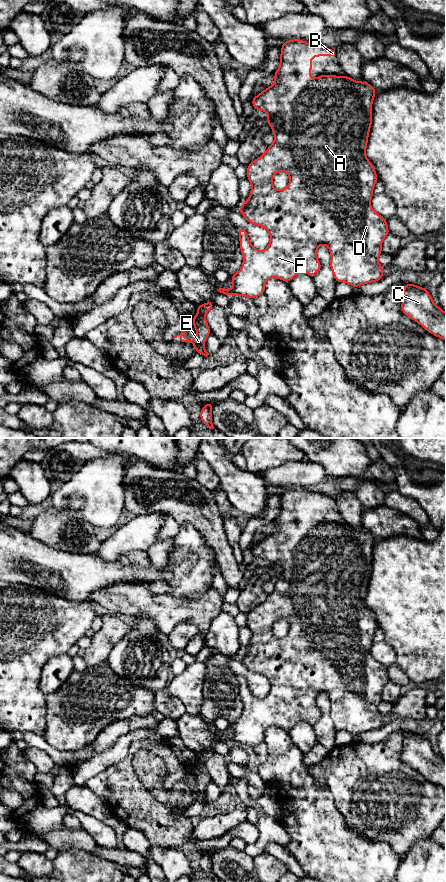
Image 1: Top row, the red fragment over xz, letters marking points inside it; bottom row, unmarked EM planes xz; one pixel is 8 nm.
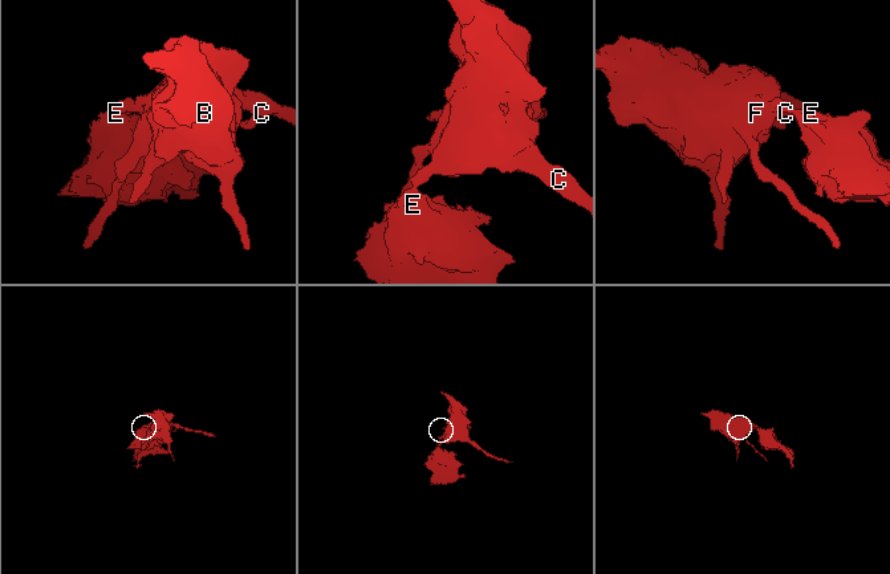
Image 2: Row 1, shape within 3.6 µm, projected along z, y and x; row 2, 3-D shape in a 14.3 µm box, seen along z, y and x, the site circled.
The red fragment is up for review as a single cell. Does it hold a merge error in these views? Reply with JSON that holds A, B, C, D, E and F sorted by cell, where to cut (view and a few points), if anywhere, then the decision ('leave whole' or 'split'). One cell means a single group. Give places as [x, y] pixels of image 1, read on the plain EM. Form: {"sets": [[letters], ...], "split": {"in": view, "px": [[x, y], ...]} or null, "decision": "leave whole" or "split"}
{"sets": [["A", "B", "C", "D", "F"], ["E"]], "split": {"in": "xz", "px": [[198, 761], [204, 763]]}, "decision": "split"}

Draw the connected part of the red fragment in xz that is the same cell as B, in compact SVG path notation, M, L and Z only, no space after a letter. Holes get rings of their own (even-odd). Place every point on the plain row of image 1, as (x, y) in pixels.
M305 488L285 489L281 493L279 516L273 521L274 532L251 548L254 558L269 563L266 571L272 576L274 590L264 602L247 613L251 639L248 648L238 658L250 672L261 674L269 680L270 691L265 698L259 699L252 694L247 679L238 675L242 715L239 720L230 723L232 736L219 736L220 741L254 747L264 743L265 730L270 726L289 731L299 721L314 725L322 716L316 701L323 692L330 699L330 717L336 731L346 730L356 737L383 726L384 715L379 712L378 706L382 702L382 690L390 679L387 668L370 653L378 624L366 604L372 573L372 551L377 540L369 531L353 528L346 523L324 522L311 527L311 507L319 504L335 504L335 499ZM277 620L285 620L290 625L288 634L283 638L273 635L272 627Z

